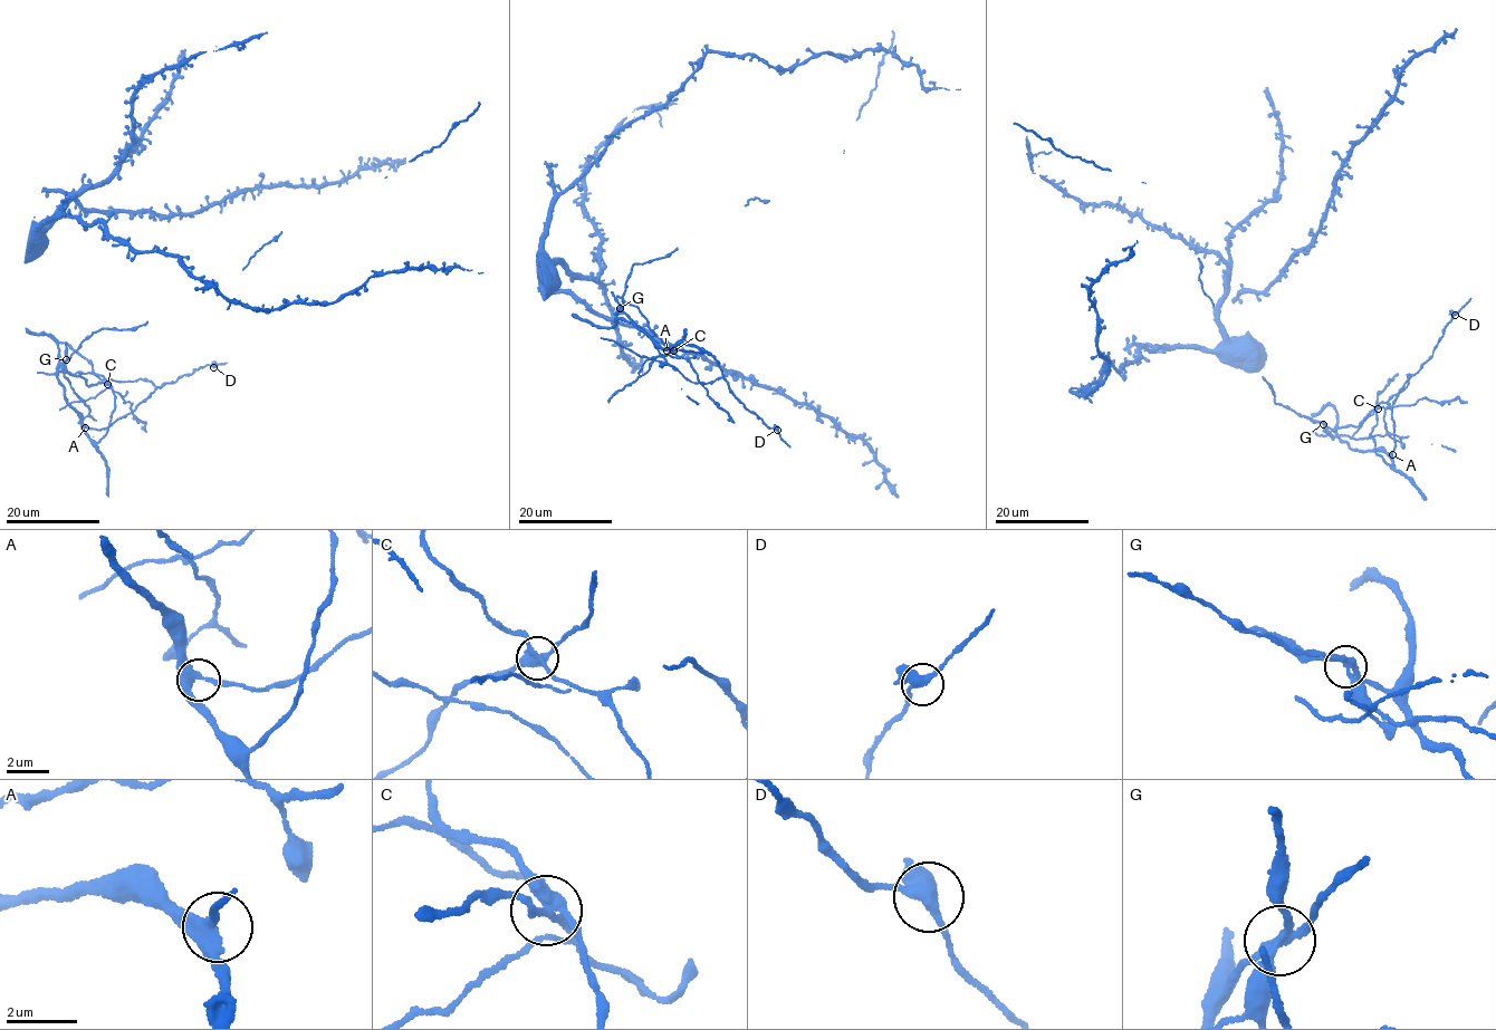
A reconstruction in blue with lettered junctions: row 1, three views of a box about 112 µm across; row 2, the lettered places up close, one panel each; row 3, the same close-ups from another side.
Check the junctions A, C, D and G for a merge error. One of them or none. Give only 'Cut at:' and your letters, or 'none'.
Cut at: C

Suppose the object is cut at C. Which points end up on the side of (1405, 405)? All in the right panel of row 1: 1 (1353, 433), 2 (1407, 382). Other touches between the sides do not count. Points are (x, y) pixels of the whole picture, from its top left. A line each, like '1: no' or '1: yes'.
1: no
2: no

